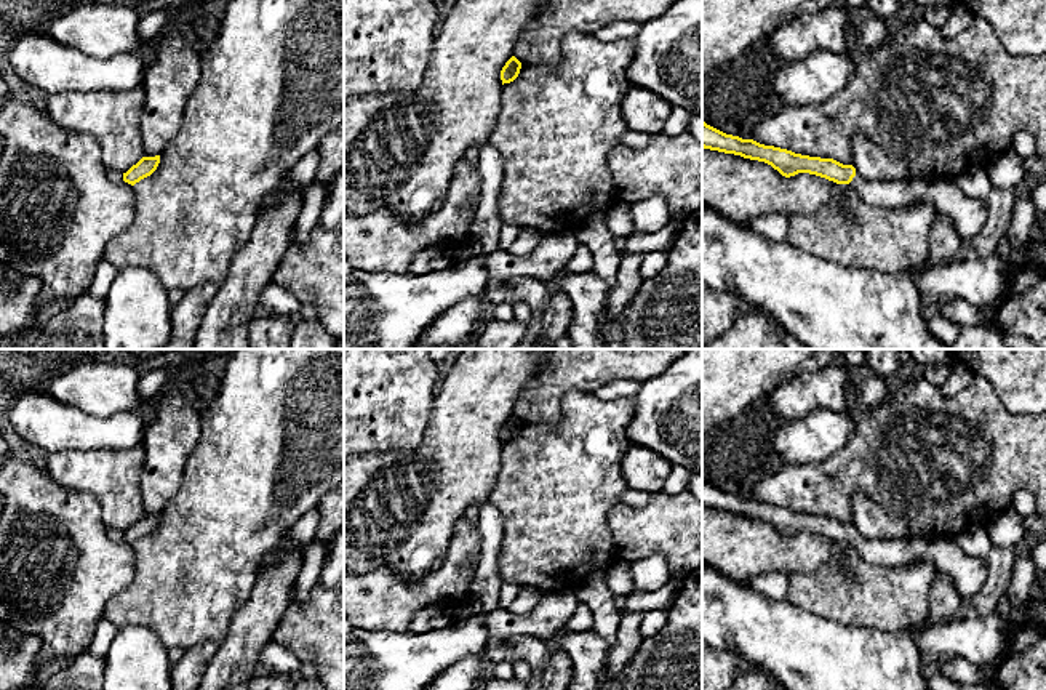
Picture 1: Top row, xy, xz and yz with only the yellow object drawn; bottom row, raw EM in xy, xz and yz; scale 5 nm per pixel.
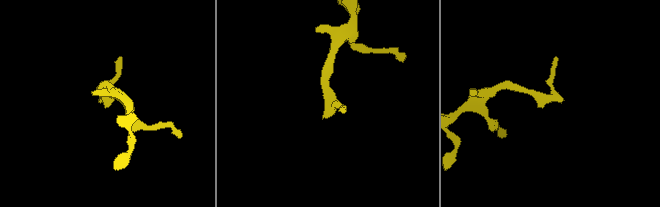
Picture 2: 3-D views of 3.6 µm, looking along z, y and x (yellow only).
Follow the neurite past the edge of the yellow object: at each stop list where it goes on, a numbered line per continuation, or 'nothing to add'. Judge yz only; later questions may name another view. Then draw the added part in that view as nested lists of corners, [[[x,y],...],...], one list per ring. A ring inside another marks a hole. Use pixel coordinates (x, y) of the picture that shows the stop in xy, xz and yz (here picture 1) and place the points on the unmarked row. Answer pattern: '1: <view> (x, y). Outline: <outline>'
1: yz (968, 573). Outline: [[[859,532],[849,541],[860,557],[878,567],[904,565],[916,559],[929,560],[937,572],[950,575],[963,600],[977,596],[988,578],[987,557],[972,557],[952,538],[918,538],[913,541],[865,540]]]

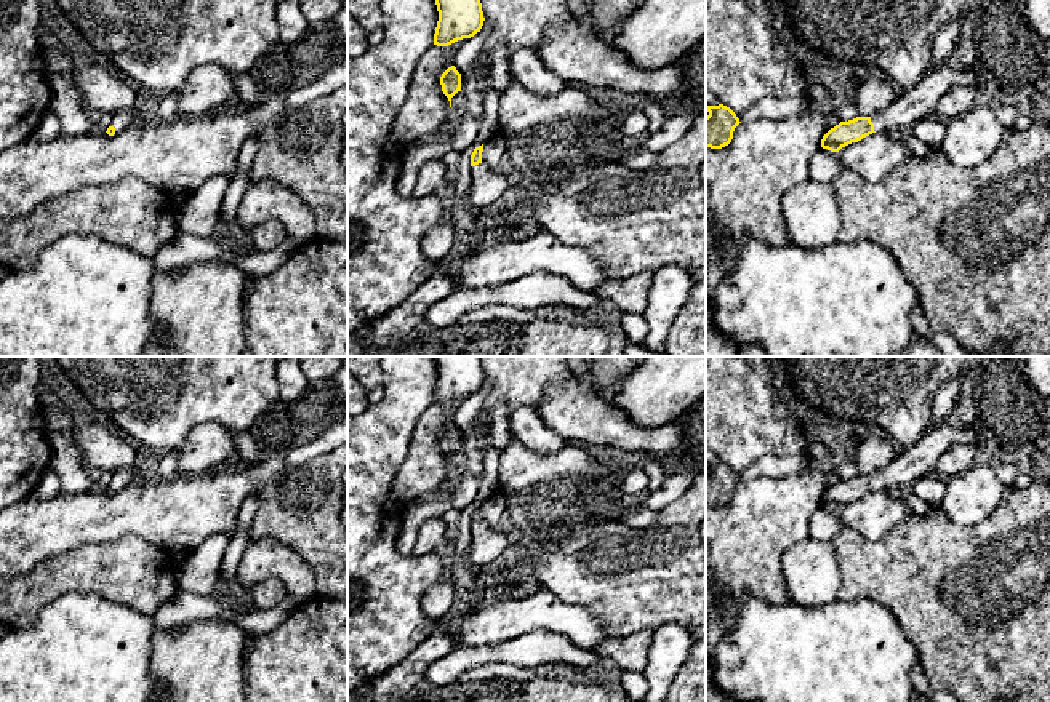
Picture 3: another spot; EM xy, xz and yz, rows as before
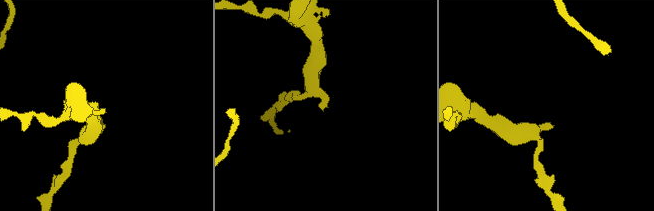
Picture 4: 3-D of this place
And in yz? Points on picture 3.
1: yz (917, 461). Outline: [[[952,421],[930,427],[911,448],[900,449],[898,456],[882,470],[871,475],[876,491],[909,488],[914,480],[933,472],[938,457],[956,445],[976,445],[980,437],[970,424]]]

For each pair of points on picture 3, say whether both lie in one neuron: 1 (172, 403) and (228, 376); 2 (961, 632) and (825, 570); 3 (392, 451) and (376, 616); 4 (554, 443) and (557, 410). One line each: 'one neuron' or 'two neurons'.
1: one neuron
2: two neurons
3: one neuron
4: two neurons

